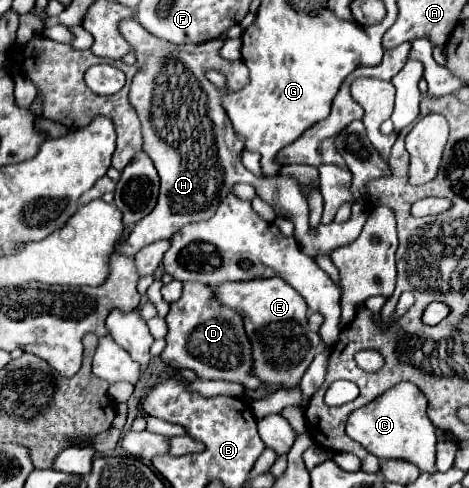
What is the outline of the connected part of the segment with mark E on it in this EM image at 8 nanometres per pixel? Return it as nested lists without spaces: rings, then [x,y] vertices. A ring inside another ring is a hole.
[[[268,277],[222,283],[216,287],[216,297],[224,305],[240,311],[240,315],[244,317],[244,327],[248,331],[248,337],[252,339],[256,377],[260,377],[266,385],[300,383],[304,371],[322,345],[320,335],[310,331],[308,327],[308,307],[302,295],[296,293],[284,279]]]

